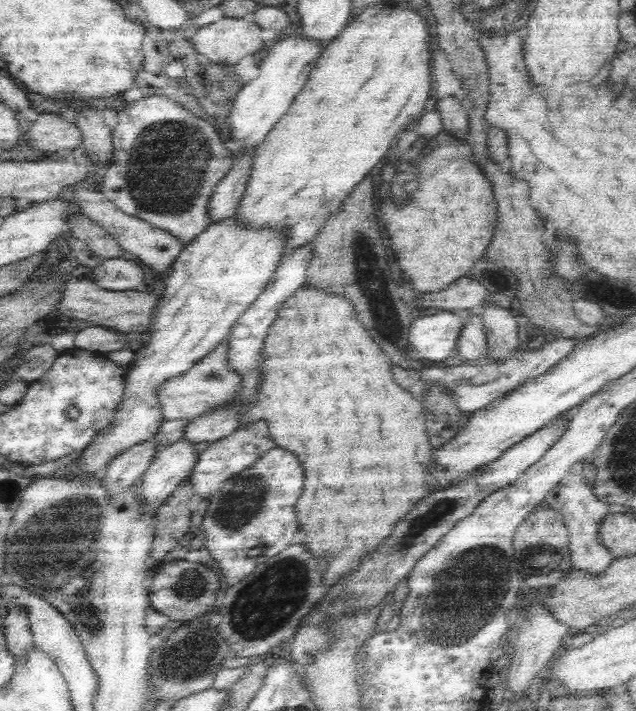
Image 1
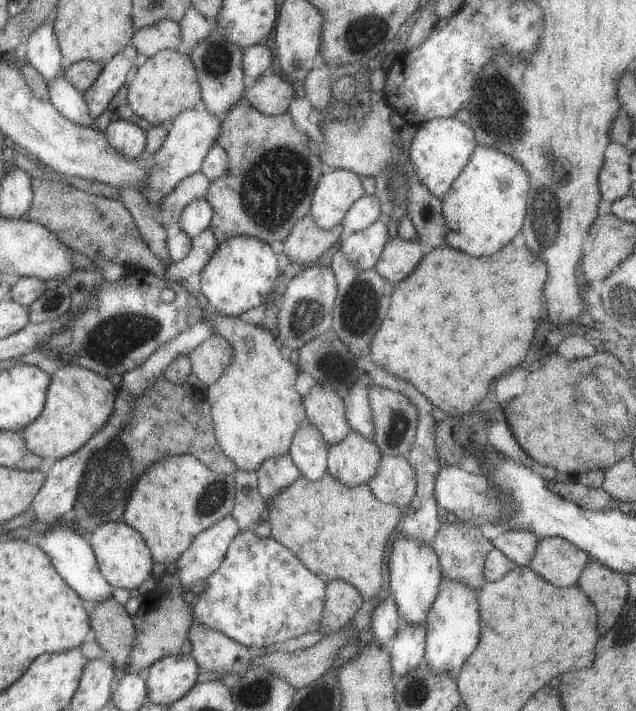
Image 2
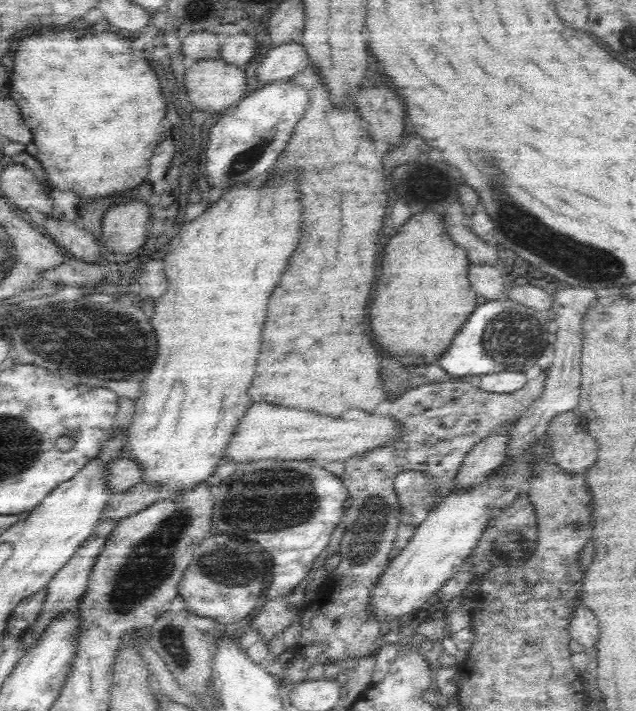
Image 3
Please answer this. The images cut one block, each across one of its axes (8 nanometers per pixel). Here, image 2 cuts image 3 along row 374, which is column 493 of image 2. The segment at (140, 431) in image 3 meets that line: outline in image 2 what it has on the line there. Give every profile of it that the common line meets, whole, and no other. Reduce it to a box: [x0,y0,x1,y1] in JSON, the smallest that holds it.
[441,146,527,256]

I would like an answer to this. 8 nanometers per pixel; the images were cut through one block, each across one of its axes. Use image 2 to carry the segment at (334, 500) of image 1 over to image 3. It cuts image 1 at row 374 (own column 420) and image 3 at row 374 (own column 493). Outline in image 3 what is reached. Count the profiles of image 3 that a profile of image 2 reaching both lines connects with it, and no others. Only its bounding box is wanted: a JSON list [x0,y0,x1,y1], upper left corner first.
[248,60,388,416]

